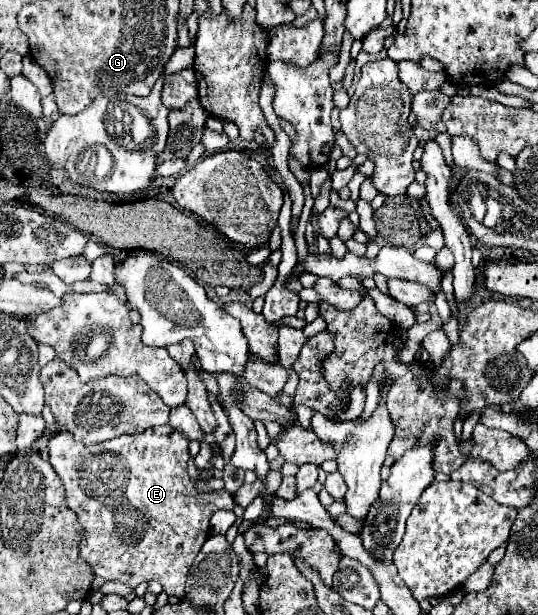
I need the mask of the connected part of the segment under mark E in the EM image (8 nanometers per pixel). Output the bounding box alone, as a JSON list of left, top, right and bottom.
[49,425,235,599]

